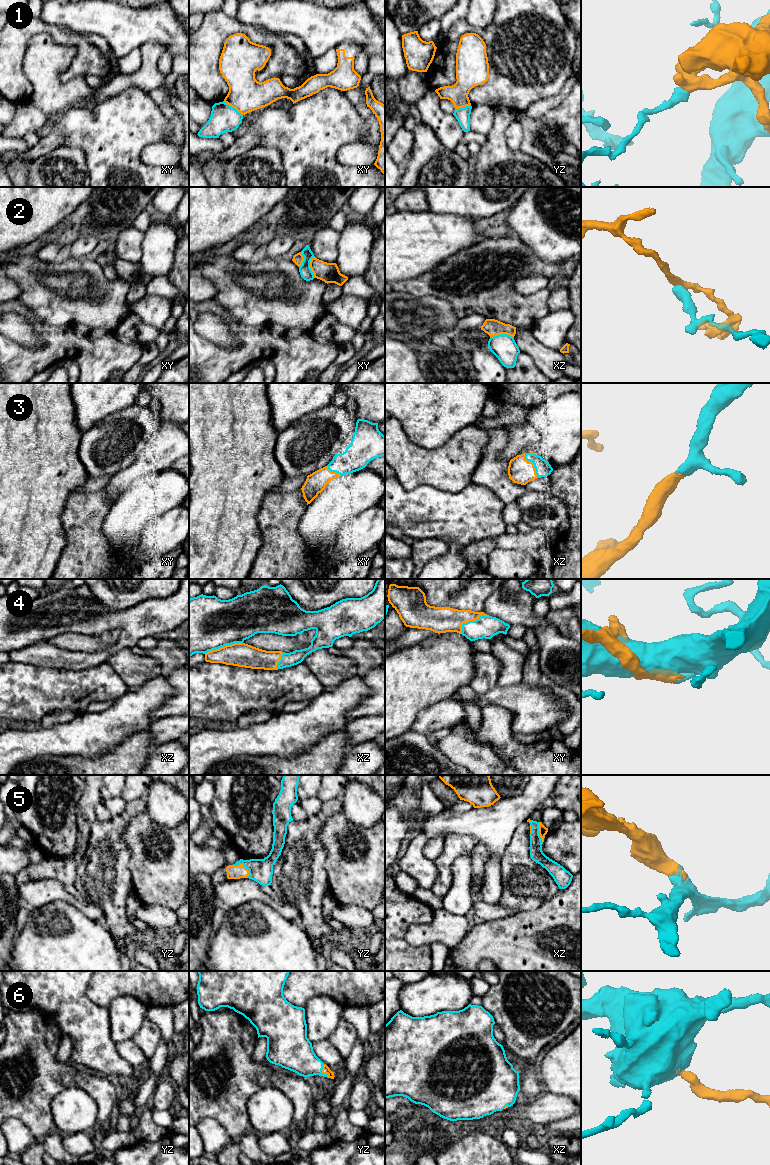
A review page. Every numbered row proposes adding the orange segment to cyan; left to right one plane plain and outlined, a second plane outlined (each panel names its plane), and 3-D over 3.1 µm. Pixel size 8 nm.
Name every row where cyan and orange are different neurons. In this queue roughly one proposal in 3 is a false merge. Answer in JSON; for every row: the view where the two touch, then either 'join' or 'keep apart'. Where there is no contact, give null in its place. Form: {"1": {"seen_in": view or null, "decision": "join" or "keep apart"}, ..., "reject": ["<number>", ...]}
{"1": {"seen_in": "xy", "decision": "keep apart"}, "2": {"seen_in": "xz", "decision": "keep apart"}, "3": {"seen_in": "xz", "decision": "join"}, "4": {"seen_in": "xz", "decision": "join"}, "5": {"seen_in": "yz", "decision": "join"}, "6": {"seen_in": "yz", "decision": "join"}, "reject": ["1", "2"]}

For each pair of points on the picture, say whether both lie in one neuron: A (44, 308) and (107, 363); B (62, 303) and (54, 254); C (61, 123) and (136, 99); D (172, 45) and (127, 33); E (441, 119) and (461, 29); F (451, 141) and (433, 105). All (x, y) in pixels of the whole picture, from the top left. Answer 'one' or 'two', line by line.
A: two
B: two
C: one
D: one
E: two
F: one

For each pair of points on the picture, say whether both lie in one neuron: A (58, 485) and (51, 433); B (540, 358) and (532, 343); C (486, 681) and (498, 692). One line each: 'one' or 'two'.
A: one
B: one
C: two

